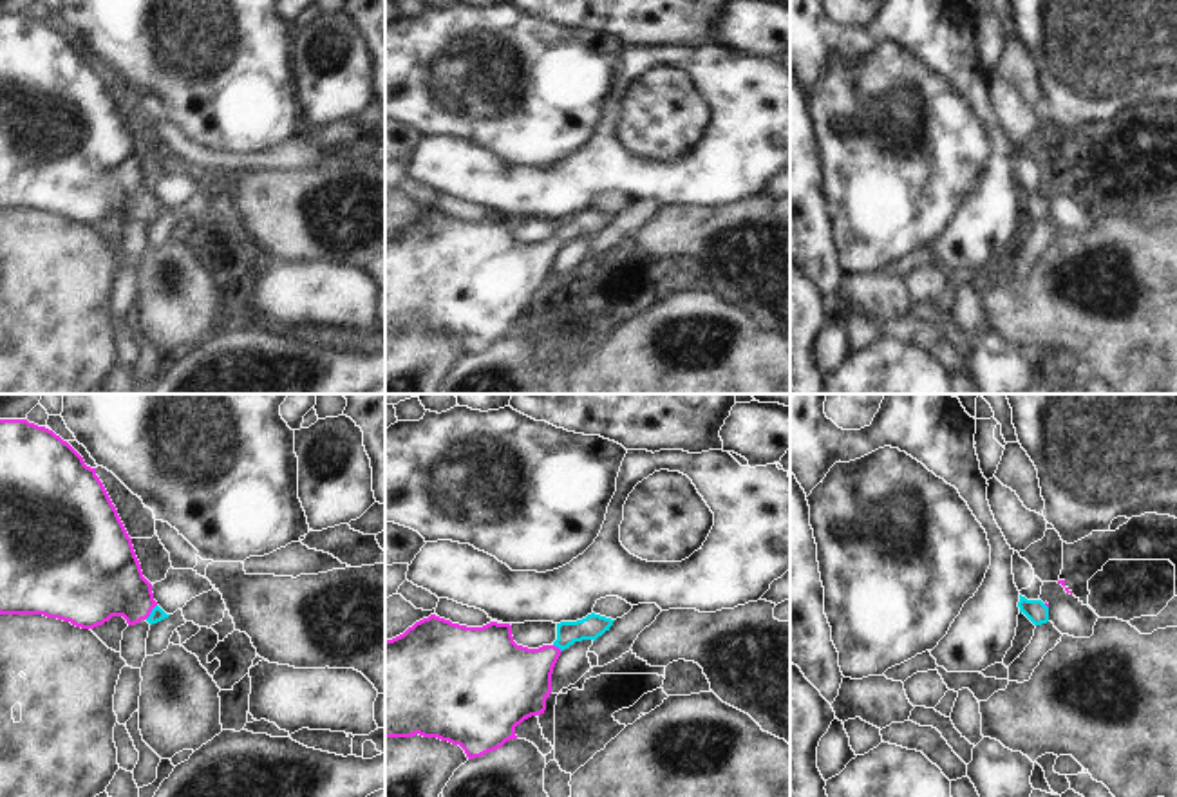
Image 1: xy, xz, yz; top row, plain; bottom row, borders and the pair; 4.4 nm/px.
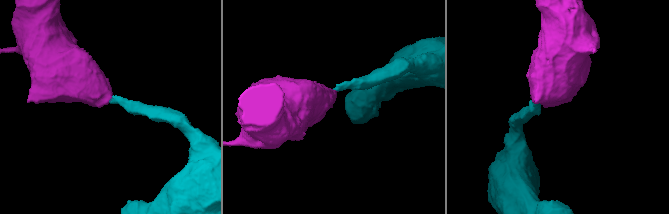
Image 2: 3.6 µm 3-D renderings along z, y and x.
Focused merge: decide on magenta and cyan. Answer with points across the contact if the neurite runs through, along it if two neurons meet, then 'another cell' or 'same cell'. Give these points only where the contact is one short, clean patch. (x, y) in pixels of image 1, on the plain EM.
way xy (105, 174), (150, 206), (158, 208); same cell

